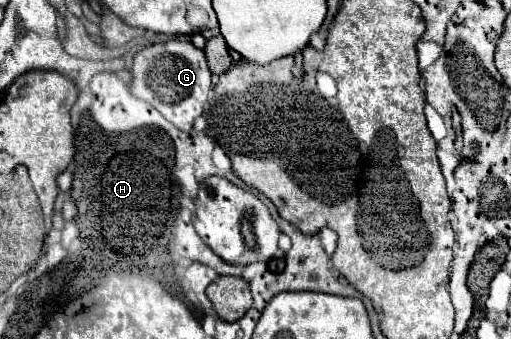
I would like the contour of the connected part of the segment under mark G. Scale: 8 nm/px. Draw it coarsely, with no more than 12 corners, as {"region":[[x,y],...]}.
{"region":[[185,37],[145,47],[129,91],[181,131],[213,83]]}

